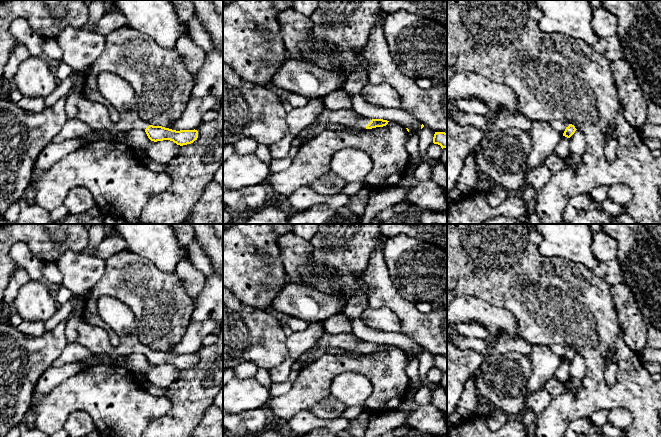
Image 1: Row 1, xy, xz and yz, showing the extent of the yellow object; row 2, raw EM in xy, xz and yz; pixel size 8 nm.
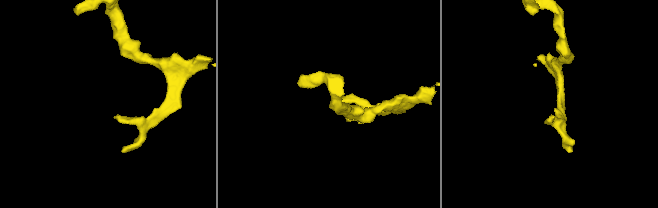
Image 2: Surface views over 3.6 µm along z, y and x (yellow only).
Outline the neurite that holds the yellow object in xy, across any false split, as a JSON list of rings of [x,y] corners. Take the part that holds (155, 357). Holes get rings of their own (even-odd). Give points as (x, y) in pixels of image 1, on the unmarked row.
[[[104,295],[98,300],[98,313],[120,337],[117,346],[110,343],[108,334],[99,327],[82,321],[76,331],[76,343],[93,354],[108,355],[112,358],[133,353],[144,354],[151,365],[170,364],[183,370],[193,367],[198,362],[197,354],[172,354],[162,350],[153,350],[142,344],[138,338],[135,316],[132,310],[116,298]]]

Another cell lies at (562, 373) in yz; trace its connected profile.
[[[561,358],[559,367],[557,368],[553,377],[555,377],[561,382],[569,383],[571,380],[570,362],[567,362],[563,358]]]

